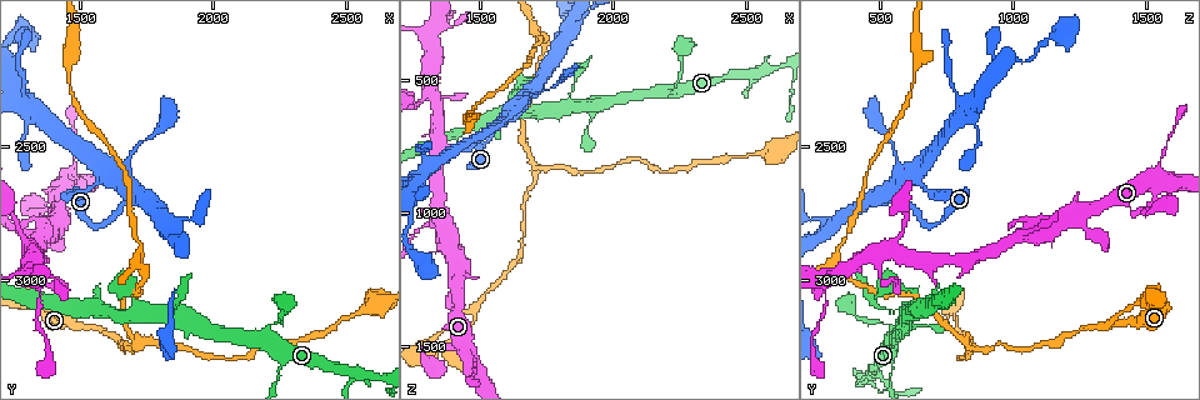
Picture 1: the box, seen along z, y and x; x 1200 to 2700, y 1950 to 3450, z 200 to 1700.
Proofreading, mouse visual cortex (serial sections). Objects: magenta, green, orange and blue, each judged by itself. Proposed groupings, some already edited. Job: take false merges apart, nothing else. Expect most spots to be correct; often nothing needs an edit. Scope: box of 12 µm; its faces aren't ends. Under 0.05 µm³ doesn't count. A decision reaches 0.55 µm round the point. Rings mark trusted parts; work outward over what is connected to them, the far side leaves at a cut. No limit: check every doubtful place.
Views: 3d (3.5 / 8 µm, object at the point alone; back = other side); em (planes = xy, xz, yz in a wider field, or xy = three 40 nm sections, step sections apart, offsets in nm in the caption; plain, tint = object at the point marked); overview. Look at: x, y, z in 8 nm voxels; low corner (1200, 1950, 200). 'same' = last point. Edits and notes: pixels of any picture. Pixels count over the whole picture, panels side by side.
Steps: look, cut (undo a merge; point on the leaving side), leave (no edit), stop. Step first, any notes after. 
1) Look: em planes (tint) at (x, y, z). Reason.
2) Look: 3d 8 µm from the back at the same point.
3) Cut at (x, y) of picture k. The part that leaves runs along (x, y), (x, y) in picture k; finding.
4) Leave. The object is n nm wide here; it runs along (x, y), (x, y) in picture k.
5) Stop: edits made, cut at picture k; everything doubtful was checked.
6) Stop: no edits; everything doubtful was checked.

Look: 3d 3.5 µm at (1720, 3240, 830). Three arms meet.

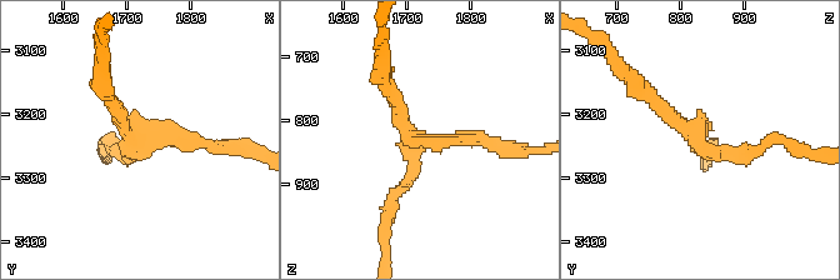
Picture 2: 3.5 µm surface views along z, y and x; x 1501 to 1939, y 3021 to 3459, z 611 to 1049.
Look: em xy step 2 (tint) at (1710, 3250, 830).

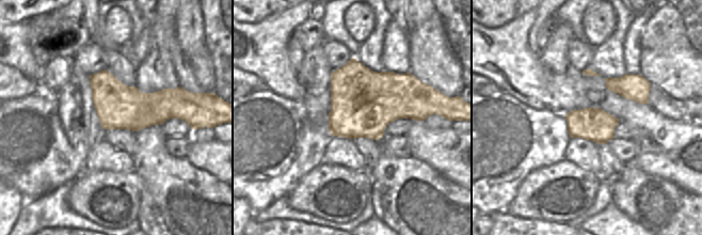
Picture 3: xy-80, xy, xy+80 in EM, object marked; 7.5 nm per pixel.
Leave. It runs along (771, 141), (710, 153), (644, 95) in picture 2; continuous, no second cell.

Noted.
Look: 3d 3.5 µm from the back at (1710, 2940, 330). Branch point.

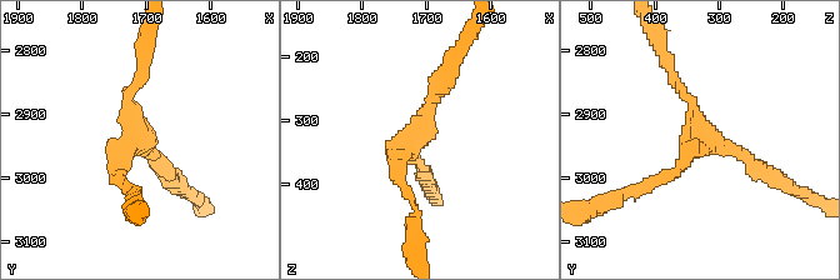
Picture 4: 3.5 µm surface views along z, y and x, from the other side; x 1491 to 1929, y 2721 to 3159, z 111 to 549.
Look: em xy step 3 (tint) at (1710, 2940, 330). 3 arms meet here; the arms are 150, 150, 200 nm wide.

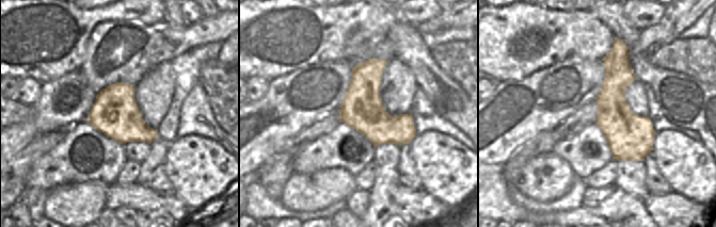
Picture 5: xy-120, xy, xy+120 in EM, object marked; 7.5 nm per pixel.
Leave. Continuous, no second cell.

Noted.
Look: 3d 3.5 µm at (2520, 3340, 480). Side arm on a straight run.

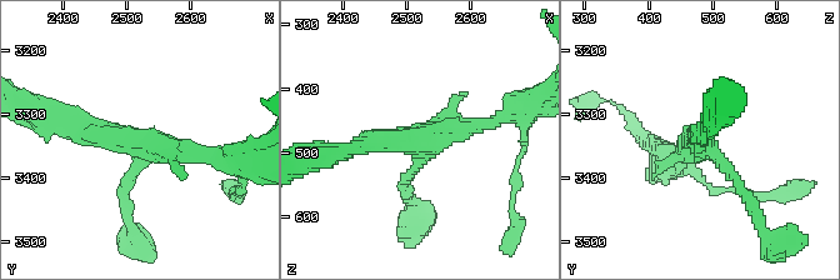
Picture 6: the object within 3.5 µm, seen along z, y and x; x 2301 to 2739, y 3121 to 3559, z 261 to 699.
Look: em planes (tint) at (2525, 3345, 485).

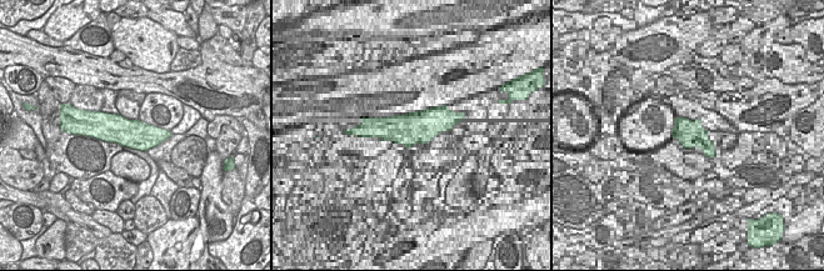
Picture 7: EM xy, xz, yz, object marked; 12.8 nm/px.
Leave. The object is 380 nm wide here; it runs along (91, 128), (166, 134) in picture 7; continuous, no second cell.

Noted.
Stop: no edits; everything doubtful was checked.

